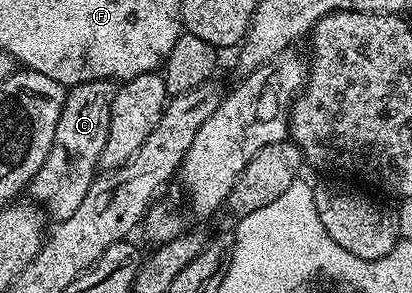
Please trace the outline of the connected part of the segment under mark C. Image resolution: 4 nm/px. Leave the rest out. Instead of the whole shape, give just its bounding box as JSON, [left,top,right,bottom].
[28,81,116,223]

